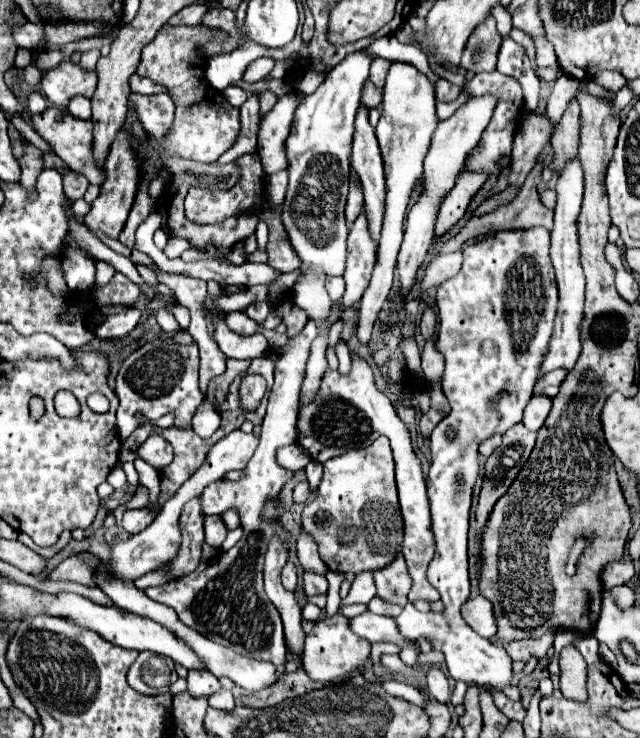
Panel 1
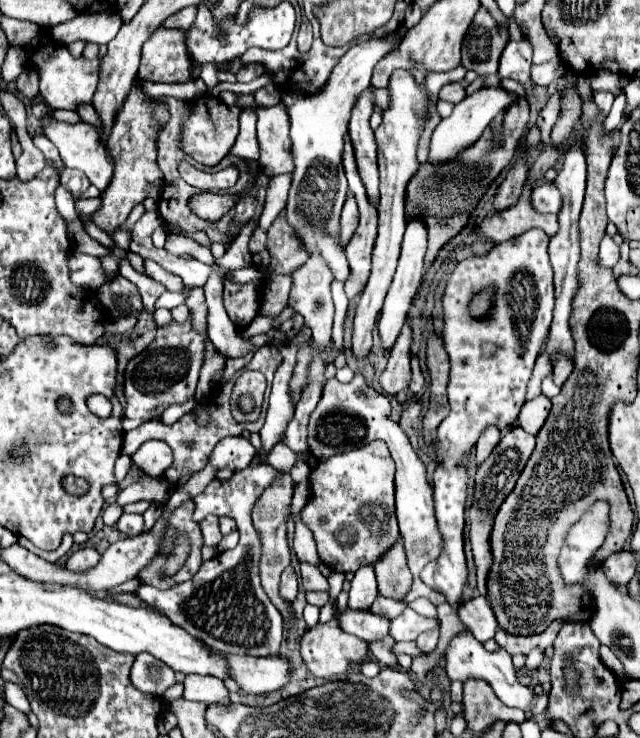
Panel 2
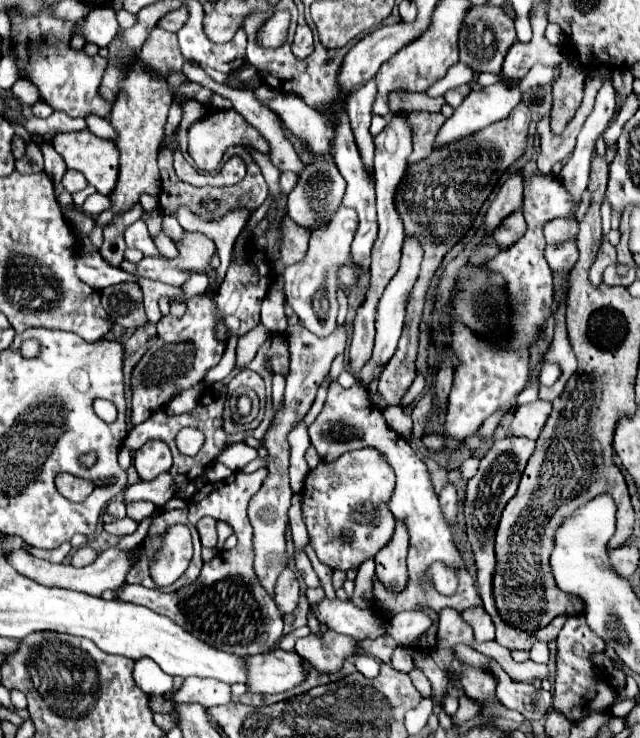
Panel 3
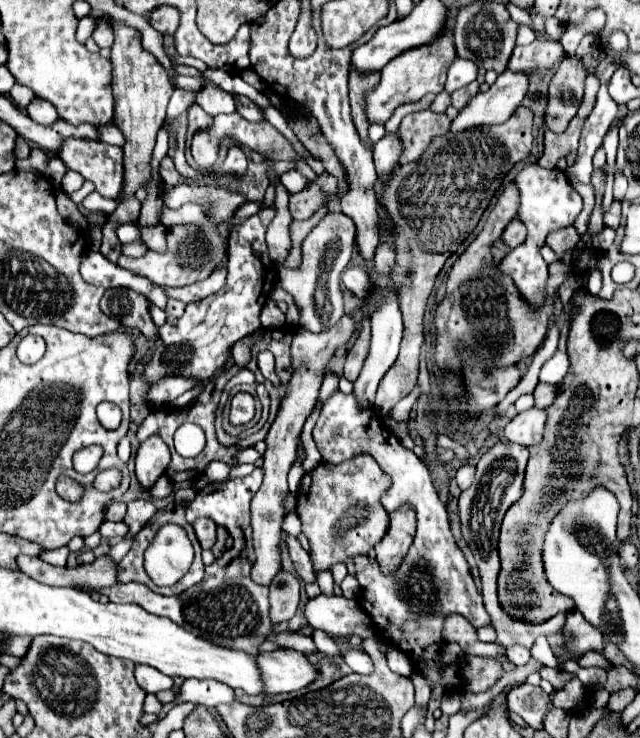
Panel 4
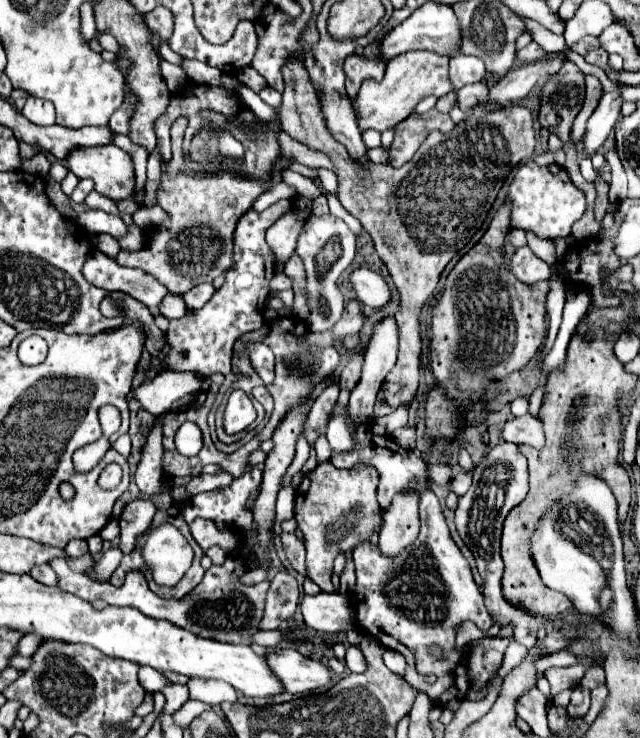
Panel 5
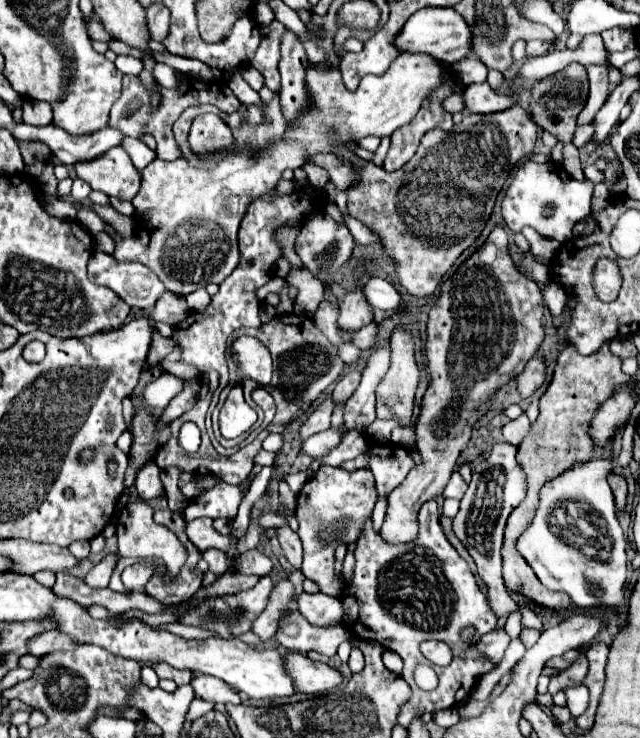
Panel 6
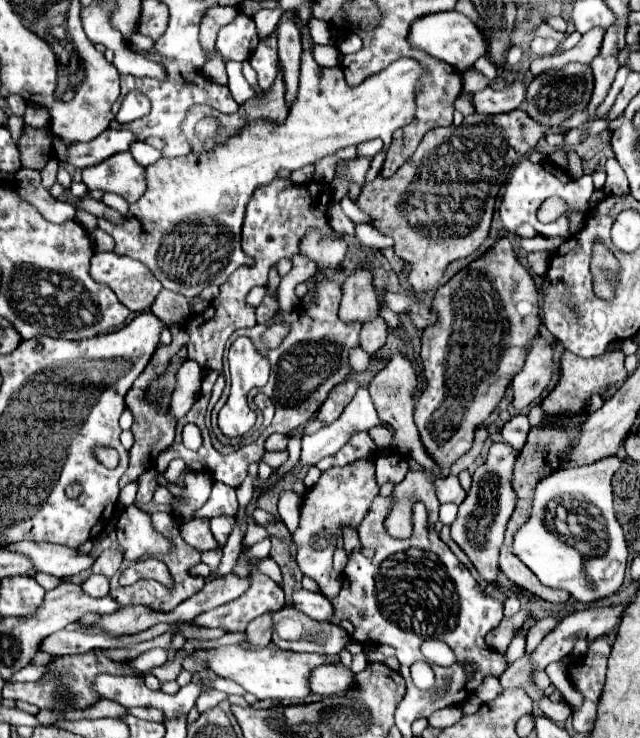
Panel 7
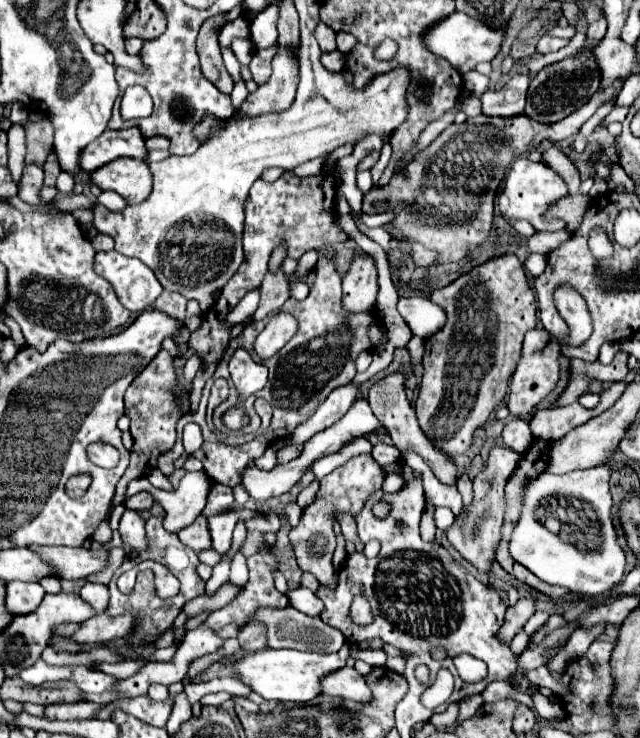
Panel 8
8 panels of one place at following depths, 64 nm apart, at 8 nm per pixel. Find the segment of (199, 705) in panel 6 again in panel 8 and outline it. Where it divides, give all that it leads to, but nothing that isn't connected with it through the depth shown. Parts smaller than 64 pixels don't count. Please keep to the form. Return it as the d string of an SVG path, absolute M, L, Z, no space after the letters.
M217 692L217 693L210 693L207 695L204 695L201 699L200 702L202 703L203 707L204 706L218 706L223 704L225 701L232 699L232 696L229 695L226 692Z

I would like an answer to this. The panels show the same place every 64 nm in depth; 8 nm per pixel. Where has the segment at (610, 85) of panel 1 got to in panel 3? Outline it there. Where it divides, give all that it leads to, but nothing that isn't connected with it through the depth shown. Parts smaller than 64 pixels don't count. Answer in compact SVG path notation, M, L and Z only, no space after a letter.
M590 78L586 82L584 102L578 108L574 120L566 126L566 130L562 134L552 134L552 130L550 130L550 116L544 116L538 122L538 132L540 132L540 142L542 142L542 146L540 146L542 150L540 150L540 156L538 156L538 172L540 174L550 172L552 166L558 160L564 160L564 158L568 158L572 154L572 148L576 146L576 136L578 136L584 120L592 112L594 98L596 98L596 92L600 90L600 86L602 86L602 78Z

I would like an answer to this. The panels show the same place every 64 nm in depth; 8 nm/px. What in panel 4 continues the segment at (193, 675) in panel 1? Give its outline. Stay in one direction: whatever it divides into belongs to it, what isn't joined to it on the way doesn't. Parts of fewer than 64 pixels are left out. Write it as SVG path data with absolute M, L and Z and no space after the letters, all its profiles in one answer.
M186 680L182 684L180 698L176 702L165 704L158 714L158 721L162 720L167 713L180 702L196 702L206 708L214 708L222 702L232 702L234 700L234 690L228 688L226 684L220 684L216 680Z

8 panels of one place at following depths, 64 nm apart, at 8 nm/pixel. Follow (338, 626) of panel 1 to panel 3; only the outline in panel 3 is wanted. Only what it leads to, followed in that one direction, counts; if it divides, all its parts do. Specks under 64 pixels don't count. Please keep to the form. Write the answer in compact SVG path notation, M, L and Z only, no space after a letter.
M326 630L322 638L314 634L298 638L294 650L320 672L338 672L342 662L356 652L356 640Z

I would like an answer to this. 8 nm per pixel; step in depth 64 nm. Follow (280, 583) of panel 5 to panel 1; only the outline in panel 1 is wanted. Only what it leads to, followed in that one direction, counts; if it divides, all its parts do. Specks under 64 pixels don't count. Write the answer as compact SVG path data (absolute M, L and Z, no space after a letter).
M288 562L282 570L282 584L286 590L296 590L296 582L298 582L298 572L296 572L296 566L292 562Z

